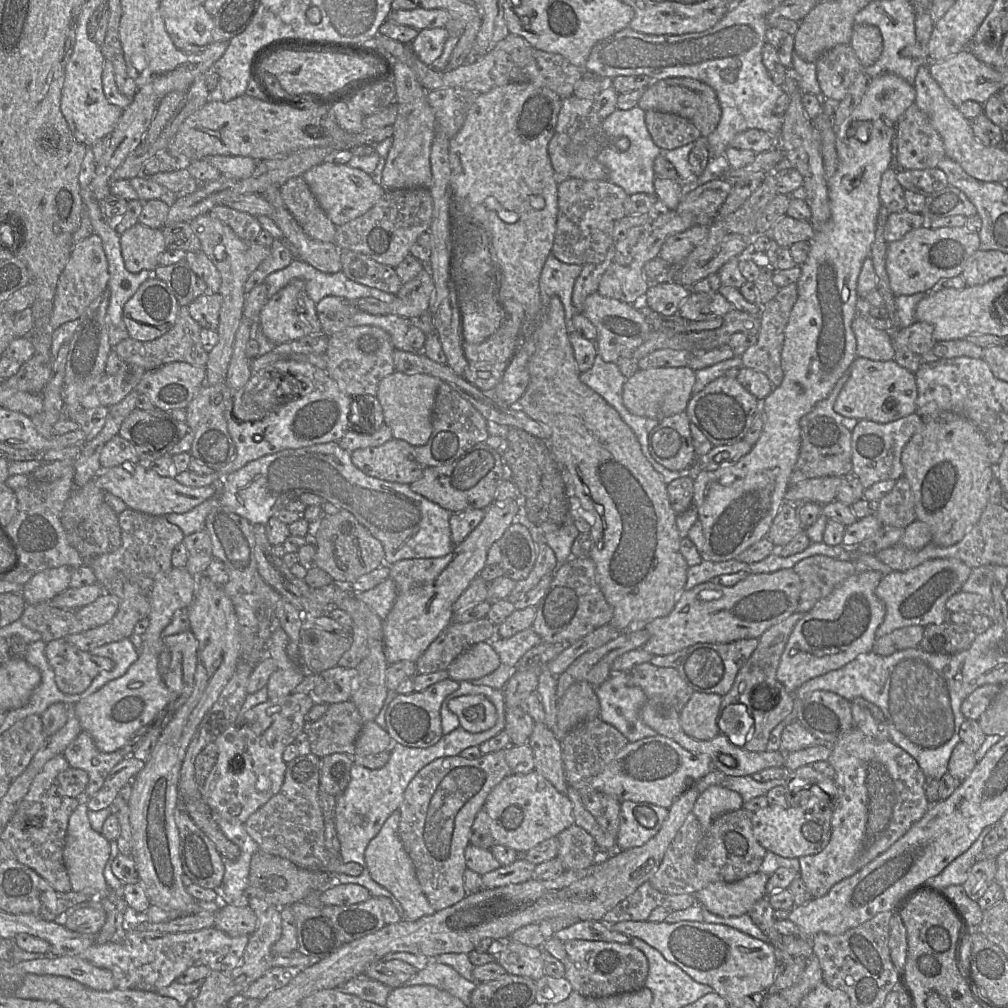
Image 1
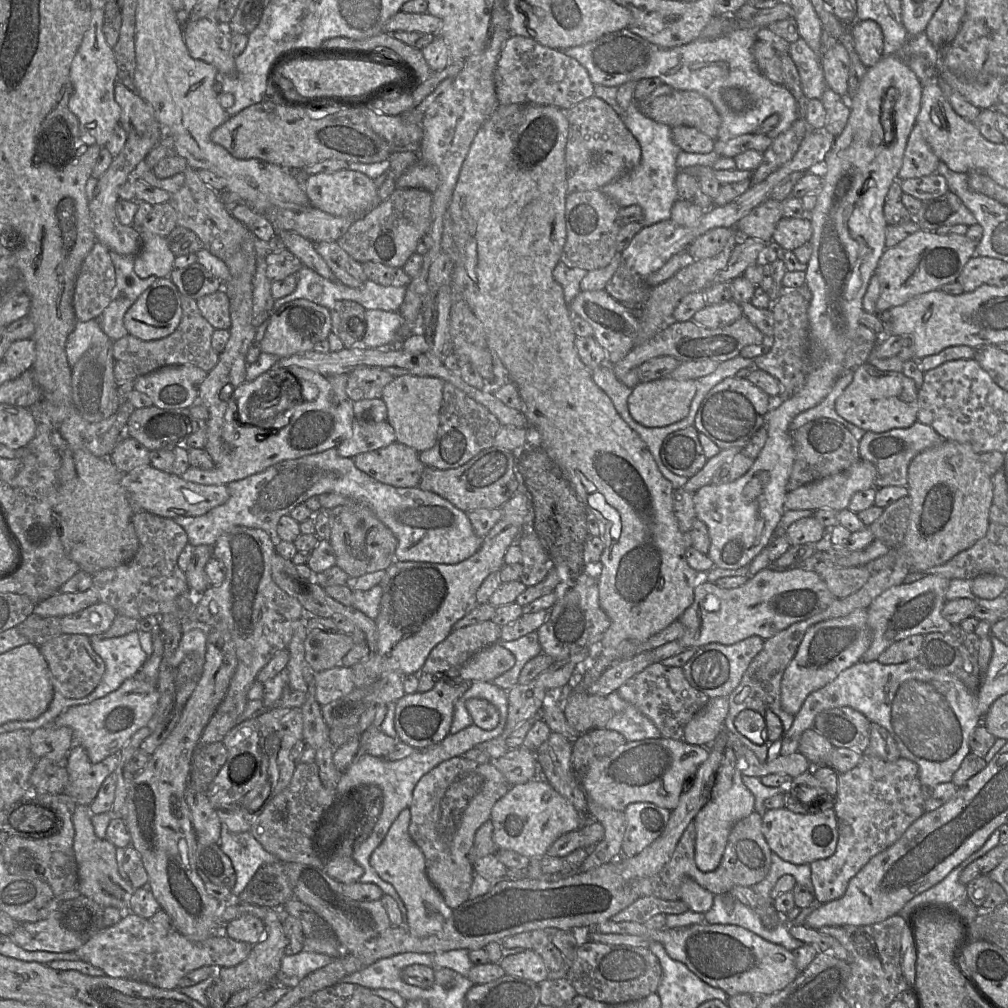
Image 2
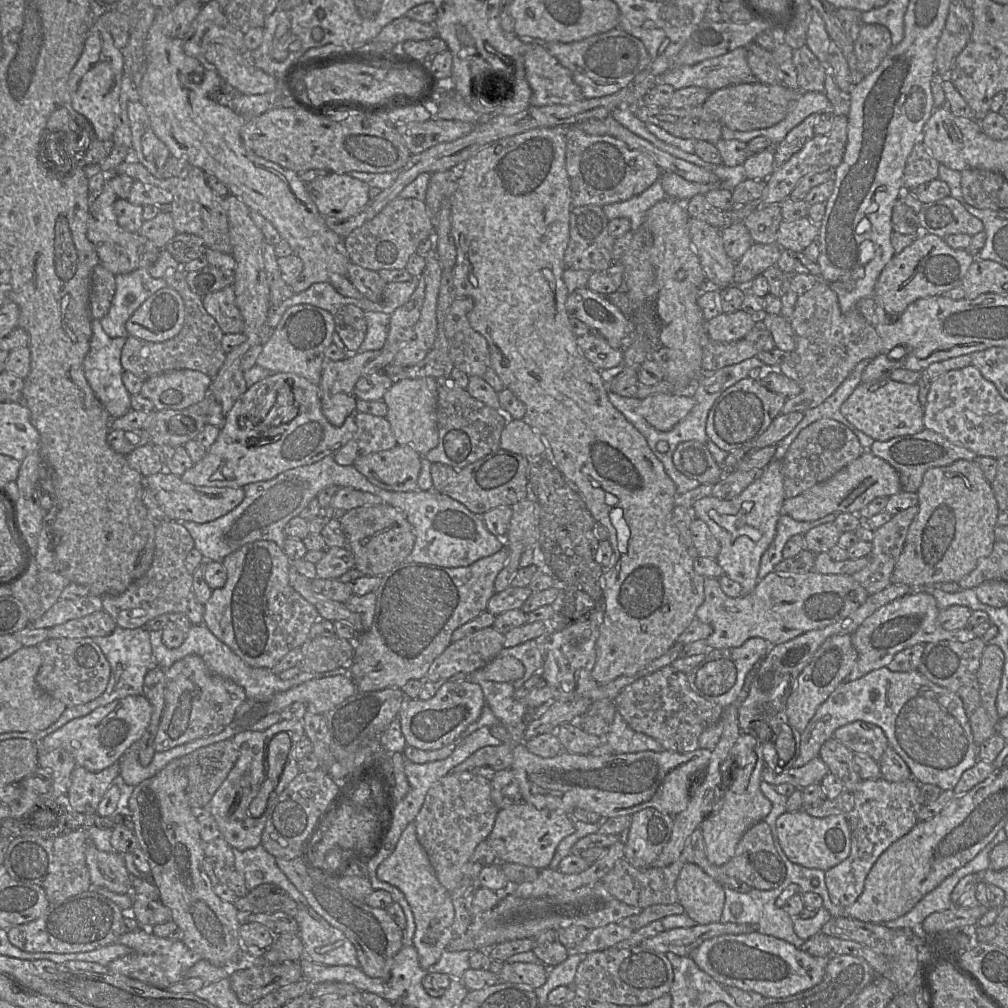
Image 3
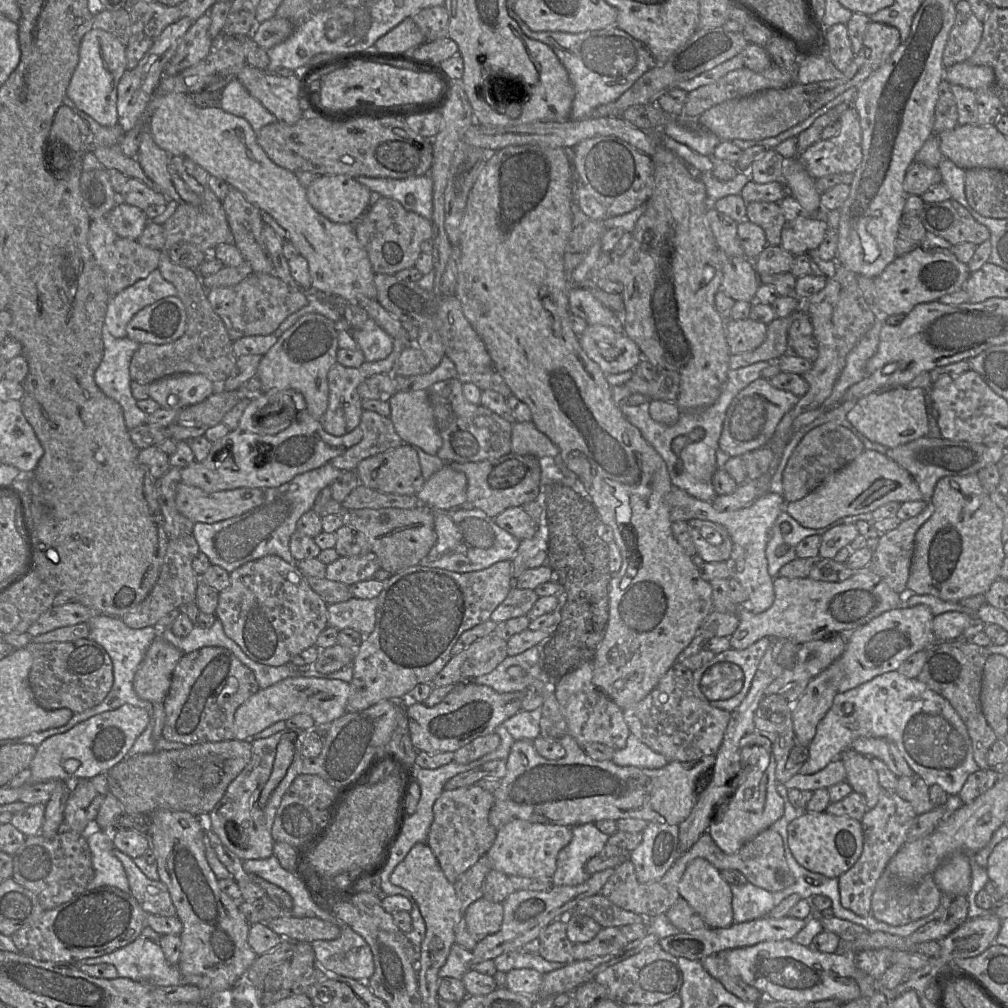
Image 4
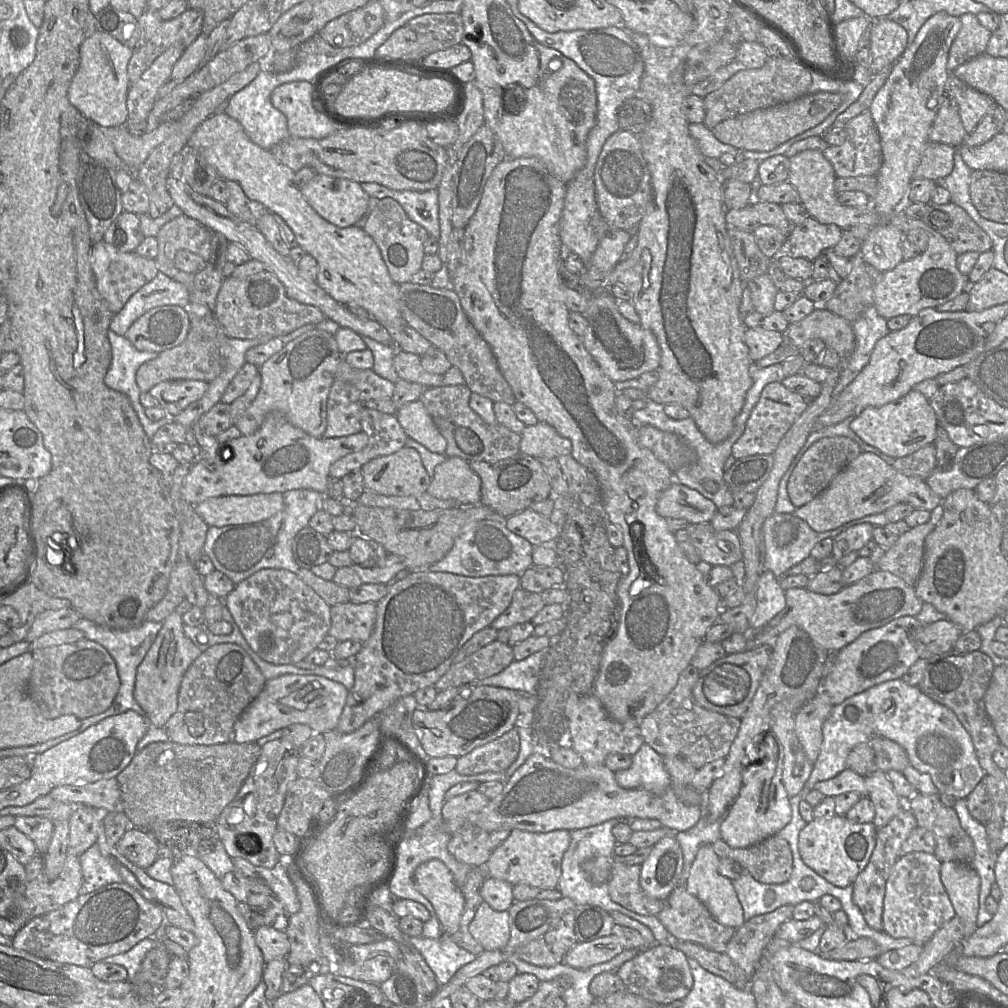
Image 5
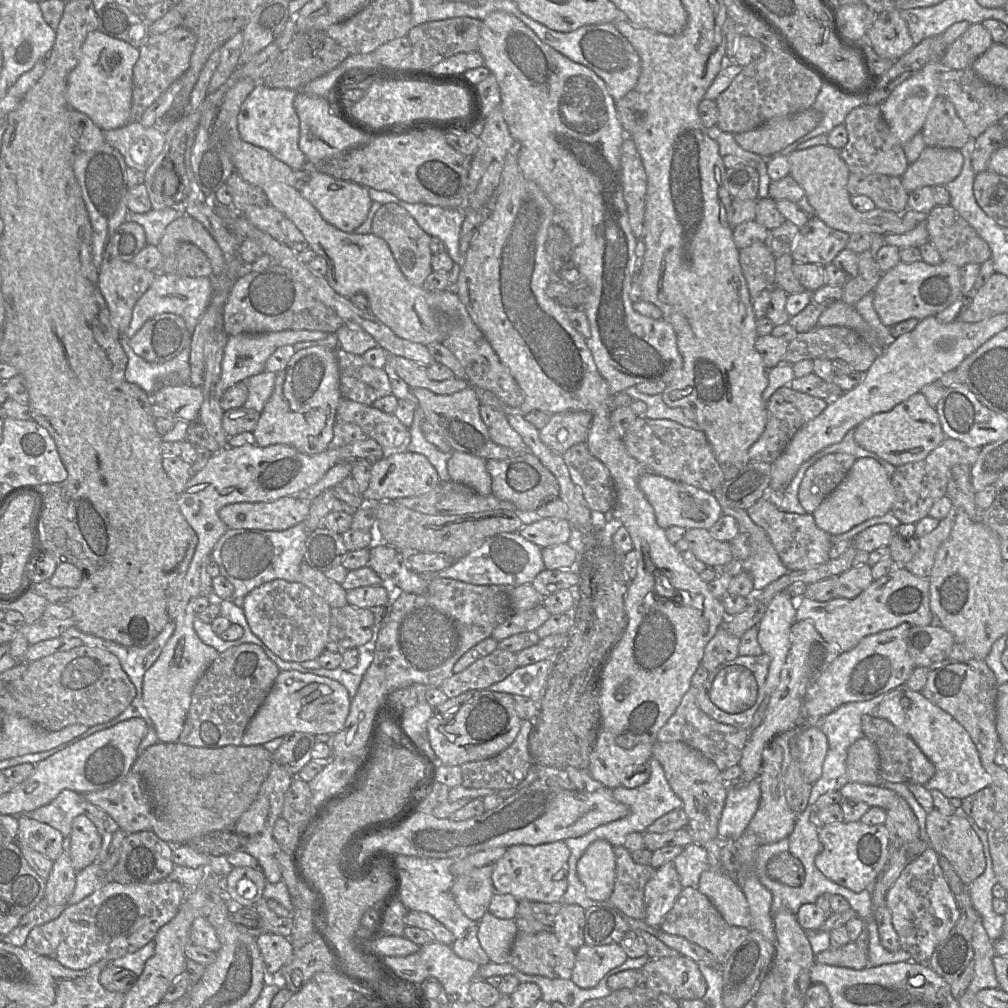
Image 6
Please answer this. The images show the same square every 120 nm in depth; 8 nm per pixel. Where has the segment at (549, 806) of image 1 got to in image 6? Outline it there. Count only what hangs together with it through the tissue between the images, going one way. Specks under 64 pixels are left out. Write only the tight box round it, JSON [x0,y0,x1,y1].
[492,841,570,903]

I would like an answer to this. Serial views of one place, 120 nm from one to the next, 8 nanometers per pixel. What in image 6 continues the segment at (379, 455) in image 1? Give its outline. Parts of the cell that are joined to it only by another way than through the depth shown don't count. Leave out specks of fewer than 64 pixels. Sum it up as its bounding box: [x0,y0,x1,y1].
[361,451,440,504]

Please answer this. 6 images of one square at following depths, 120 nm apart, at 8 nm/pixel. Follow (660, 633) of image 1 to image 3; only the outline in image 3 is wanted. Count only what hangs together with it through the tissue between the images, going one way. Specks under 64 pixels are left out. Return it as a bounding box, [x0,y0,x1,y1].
[695,570,870,649]

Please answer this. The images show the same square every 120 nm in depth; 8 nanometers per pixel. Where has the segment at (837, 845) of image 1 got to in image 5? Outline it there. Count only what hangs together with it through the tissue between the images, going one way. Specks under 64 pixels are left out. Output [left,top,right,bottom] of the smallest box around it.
[852,805,916,931]

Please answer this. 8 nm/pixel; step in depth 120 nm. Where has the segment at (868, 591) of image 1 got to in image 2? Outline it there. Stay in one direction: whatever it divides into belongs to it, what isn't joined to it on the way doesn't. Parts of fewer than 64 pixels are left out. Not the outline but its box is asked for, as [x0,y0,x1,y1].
[781,609,872,716]

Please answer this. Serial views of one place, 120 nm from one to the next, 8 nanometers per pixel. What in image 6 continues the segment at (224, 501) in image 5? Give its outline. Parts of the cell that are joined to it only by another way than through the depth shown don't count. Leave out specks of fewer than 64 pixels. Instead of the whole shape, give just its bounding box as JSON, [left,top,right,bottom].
[219,497,311,530]

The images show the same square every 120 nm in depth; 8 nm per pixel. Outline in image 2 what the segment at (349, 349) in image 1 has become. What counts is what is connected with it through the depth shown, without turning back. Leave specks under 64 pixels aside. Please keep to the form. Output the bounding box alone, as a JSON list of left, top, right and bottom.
[346,368,394,401]

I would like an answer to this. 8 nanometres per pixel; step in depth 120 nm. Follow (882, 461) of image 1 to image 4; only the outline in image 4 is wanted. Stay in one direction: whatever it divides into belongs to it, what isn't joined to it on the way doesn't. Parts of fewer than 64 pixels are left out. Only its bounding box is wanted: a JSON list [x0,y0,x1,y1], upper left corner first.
[886,435,1006,503]

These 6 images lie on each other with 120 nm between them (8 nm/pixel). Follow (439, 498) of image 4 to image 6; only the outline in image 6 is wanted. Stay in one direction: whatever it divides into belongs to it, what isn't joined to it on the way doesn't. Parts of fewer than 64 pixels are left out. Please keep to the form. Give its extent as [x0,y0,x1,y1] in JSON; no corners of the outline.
[447,452,491,494]

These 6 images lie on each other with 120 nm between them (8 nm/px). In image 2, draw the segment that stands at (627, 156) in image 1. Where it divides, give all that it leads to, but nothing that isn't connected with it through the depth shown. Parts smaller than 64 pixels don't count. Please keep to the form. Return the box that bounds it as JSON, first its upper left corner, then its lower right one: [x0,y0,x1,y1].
[600,102,682,227]

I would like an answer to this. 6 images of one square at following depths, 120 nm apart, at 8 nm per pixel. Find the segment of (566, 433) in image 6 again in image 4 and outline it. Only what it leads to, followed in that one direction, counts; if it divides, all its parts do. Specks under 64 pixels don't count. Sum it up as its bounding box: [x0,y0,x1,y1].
[511,421,559,458]

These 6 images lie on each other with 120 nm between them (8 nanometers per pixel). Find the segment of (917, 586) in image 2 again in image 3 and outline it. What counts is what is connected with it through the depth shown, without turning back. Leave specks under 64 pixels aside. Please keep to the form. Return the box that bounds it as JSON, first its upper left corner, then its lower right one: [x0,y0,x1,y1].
[845,592,977,681]

